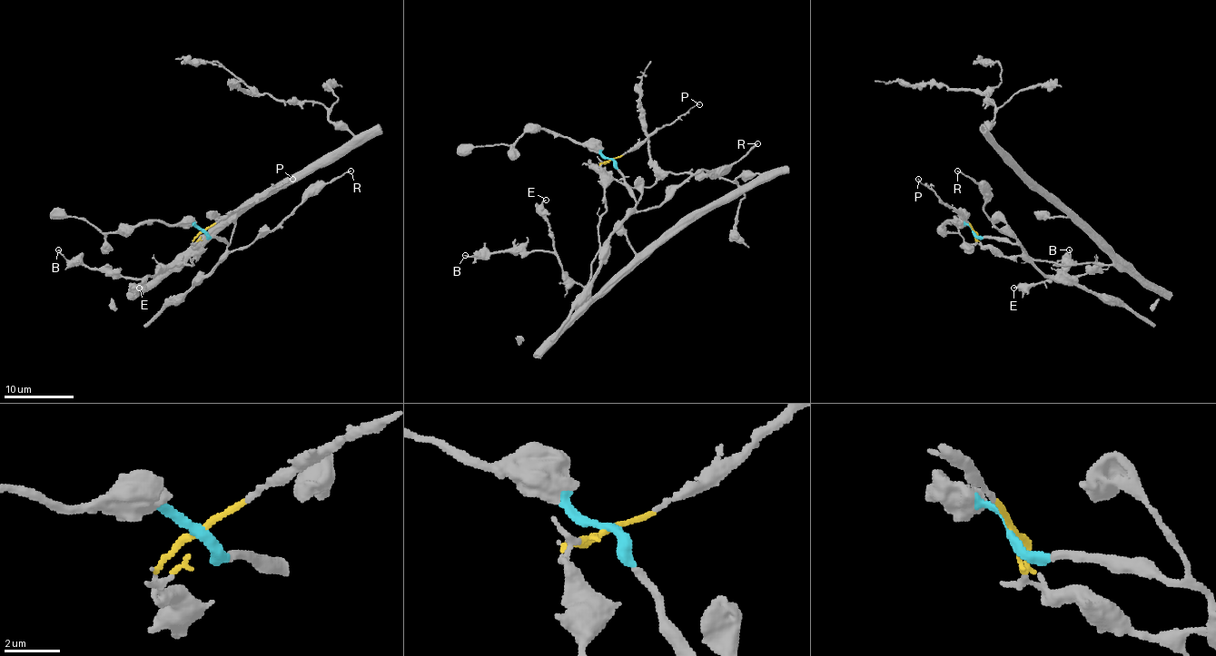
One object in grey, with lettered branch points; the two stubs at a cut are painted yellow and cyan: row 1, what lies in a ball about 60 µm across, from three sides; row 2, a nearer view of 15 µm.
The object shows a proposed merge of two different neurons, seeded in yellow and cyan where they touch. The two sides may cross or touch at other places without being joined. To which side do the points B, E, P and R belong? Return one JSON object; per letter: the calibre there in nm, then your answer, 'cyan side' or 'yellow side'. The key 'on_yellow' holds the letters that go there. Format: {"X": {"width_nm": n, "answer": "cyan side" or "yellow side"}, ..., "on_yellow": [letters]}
{"B": {"width_nm": 160, "answer": "yellow side"}, "E": {"width_nm": 180, "answer": "yellow side"}, "P": {"width_nm": 100, "answer": "yellow side"}, "R": {"width_nm": 170, "answer": "cyan side"}, "on_yellow": ["B", "E", "P"]}

